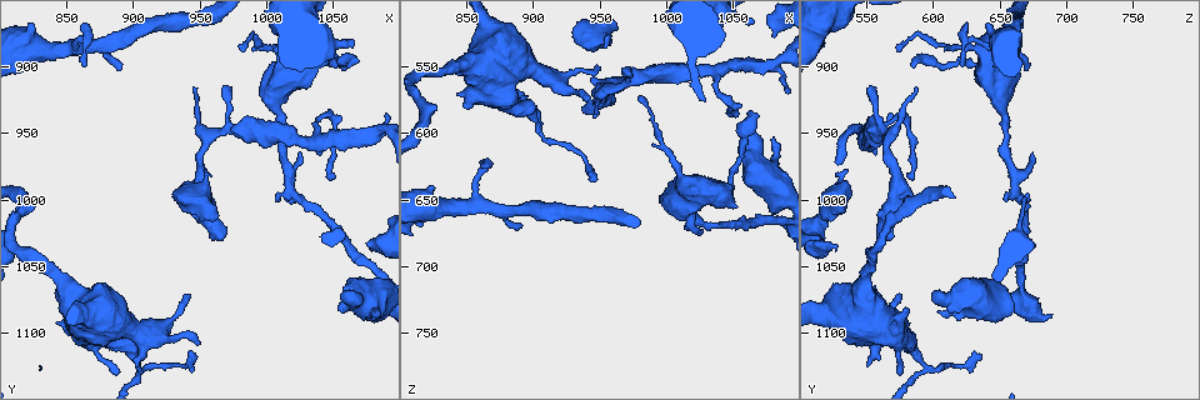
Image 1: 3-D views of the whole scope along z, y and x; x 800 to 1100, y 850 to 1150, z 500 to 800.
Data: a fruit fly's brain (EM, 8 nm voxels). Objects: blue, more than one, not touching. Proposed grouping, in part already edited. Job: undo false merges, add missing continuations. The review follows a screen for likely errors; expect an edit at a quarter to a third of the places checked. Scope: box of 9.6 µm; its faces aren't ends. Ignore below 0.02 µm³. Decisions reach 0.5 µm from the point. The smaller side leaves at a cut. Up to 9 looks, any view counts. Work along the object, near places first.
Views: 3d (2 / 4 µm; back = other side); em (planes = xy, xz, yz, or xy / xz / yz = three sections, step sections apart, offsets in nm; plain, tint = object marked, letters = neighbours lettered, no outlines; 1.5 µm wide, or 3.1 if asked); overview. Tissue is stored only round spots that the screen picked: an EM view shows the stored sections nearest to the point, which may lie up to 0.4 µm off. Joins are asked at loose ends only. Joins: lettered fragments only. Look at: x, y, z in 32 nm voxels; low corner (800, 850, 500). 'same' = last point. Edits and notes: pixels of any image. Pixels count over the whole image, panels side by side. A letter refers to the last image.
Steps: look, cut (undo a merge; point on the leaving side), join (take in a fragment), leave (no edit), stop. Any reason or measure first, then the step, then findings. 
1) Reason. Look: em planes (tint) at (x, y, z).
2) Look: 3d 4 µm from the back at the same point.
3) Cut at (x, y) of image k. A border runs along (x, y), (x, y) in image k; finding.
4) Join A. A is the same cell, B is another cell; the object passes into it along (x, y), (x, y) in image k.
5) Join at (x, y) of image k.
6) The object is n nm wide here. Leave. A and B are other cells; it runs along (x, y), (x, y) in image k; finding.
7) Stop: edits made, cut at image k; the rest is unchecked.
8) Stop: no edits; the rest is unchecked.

Stops while still wide. Look: em planes (letters) at (966, 1012, 524).

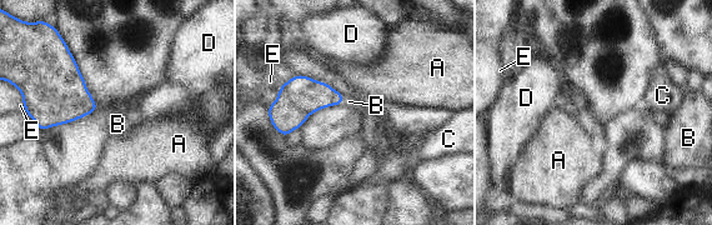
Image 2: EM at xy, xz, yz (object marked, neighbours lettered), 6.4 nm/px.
Join B. B is the same cell, A, C, D and E are other cells; the object passes into it along (305, 95), (342, 101), (349, 101) in image 2; it goes on there.

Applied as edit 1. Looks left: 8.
A fork. Look: em planes (letters) at (1036, 956, 554).

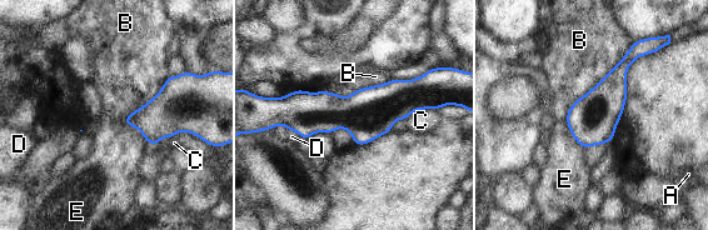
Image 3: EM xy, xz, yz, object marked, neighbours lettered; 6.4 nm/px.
The object is 320 nm wide here. Leave. A, B, C, D and E are other cells; continuous, no second neuron.

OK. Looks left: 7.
Thin arm on a thick one. Look: em xy step 8 (tint) at (904, 1128, 594).

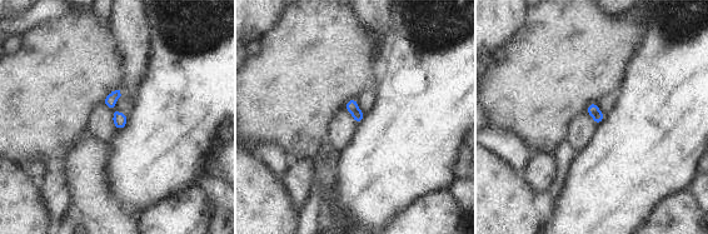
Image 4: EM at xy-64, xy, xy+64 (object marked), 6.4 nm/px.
Look: em planes (letters) at the same point.

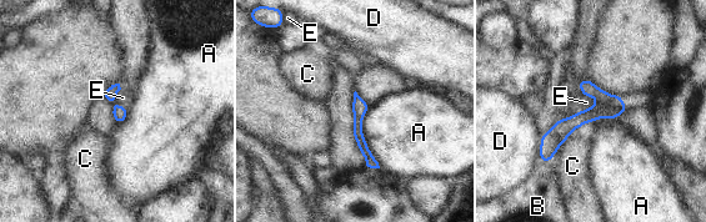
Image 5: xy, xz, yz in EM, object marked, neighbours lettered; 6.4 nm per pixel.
The longest contact is with A, 400 nm. Cut at (597, 111) of image 5. A, B, C, D and E are other cells; two neurons meet here.

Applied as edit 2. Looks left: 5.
See it whole again. Look: overview.

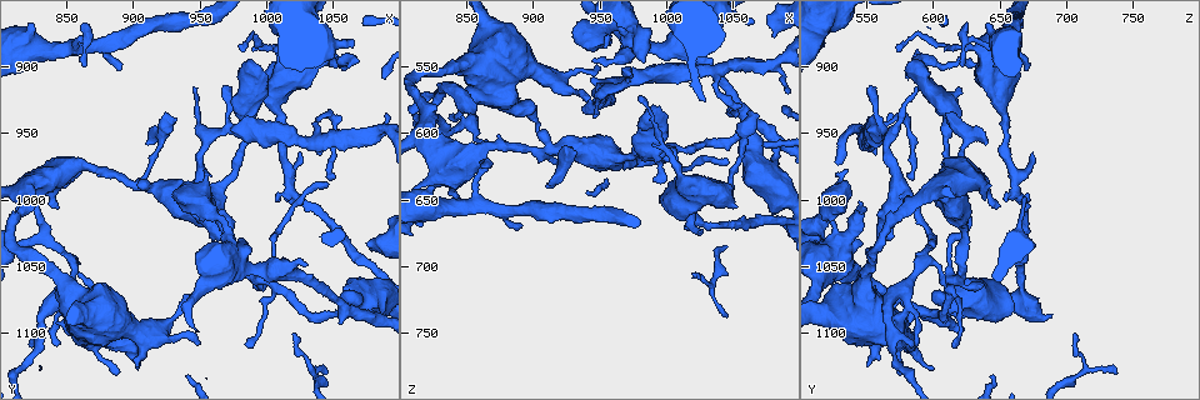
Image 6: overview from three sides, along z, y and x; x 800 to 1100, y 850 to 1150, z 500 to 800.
Thin end. Look: em planes (letters) at (844, 1110, 588).

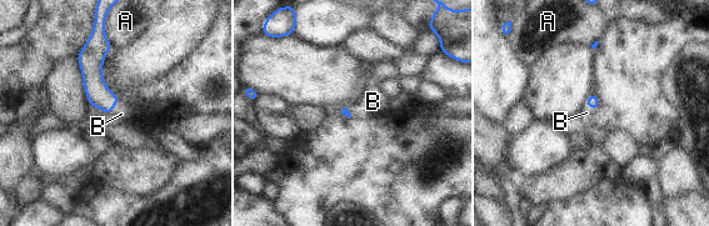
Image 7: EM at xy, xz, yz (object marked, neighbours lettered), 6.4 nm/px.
Join B. B is the same cell, A is another cell; the object passes into it along (99, 95), (115, 105), (121, 114) in image 7; the neuron continues.

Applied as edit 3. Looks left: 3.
Stop: edits made, join at image 2, cut at image 5, join at image 7; the rest is unchecked.

